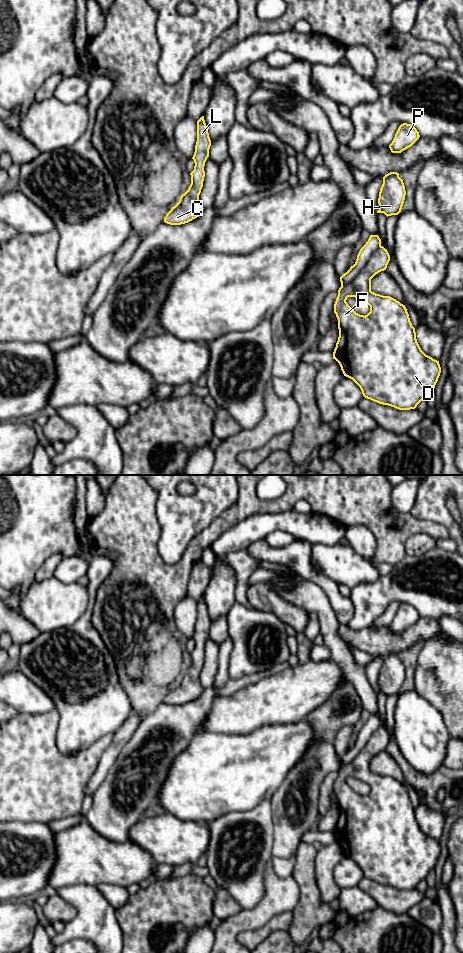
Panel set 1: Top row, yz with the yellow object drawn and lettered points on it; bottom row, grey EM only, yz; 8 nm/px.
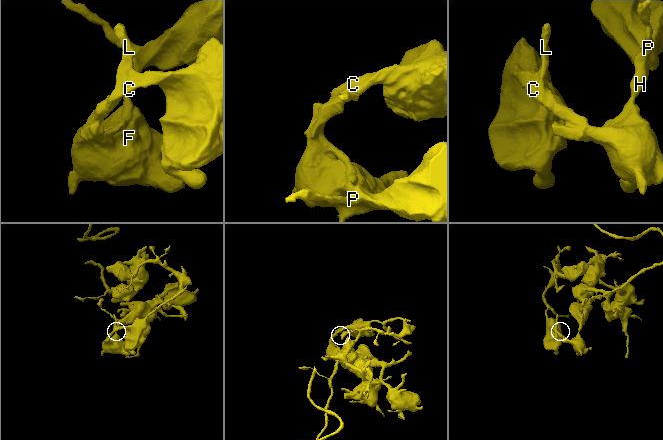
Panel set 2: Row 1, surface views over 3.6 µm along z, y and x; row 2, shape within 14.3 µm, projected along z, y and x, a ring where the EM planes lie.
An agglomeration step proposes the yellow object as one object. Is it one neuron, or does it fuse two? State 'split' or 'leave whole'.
leave whole

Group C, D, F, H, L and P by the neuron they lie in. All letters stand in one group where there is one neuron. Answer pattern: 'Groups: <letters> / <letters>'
Groups: C D F H L P

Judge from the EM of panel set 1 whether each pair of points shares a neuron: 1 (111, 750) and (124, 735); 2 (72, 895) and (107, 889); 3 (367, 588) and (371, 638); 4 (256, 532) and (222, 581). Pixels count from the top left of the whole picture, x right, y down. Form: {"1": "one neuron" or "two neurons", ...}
{"1": "one neuron", "2": "two neurons", "3": "two neurons", "4": "two neurons"}

